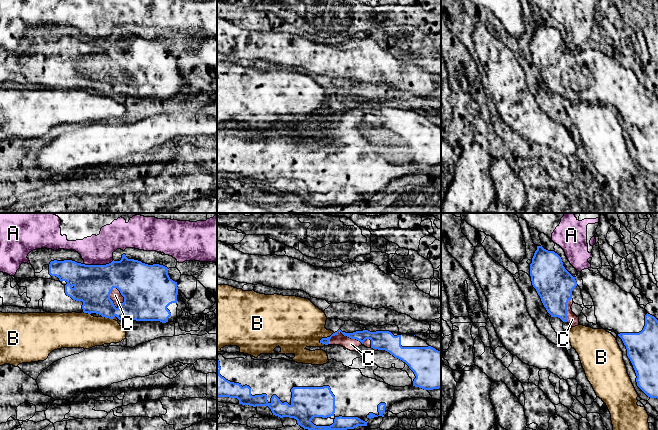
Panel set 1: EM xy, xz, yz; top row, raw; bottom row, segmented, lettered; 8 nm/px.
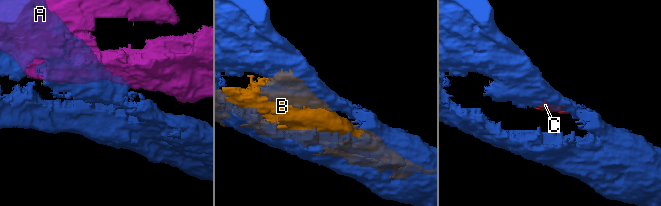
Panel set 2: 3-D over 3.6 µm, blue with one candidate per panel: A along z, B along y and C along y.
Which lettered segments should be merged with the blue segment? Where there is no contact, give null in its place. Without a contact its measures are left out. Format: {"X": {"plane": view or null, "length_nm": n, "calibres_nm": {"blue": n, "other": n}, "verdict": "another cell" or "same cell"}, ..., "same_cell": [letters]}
{"A": {"plane": "xy", "length_nm": 240, "calibres_nm": {"blue": 300, "other": 240}, "verdict": "another cell"}, "B": {"plane": "xz", "length_nm": 150, "calibres_nm": {"blue": 70, "other": 400}, "verdict": "another cell"}, "C": {"plane": "xz", "length_nm": 360, "calibres_nm": {"blue": 130, "other": 100}, "verdict": "same cell"}, "same_cell": ["C"]}

